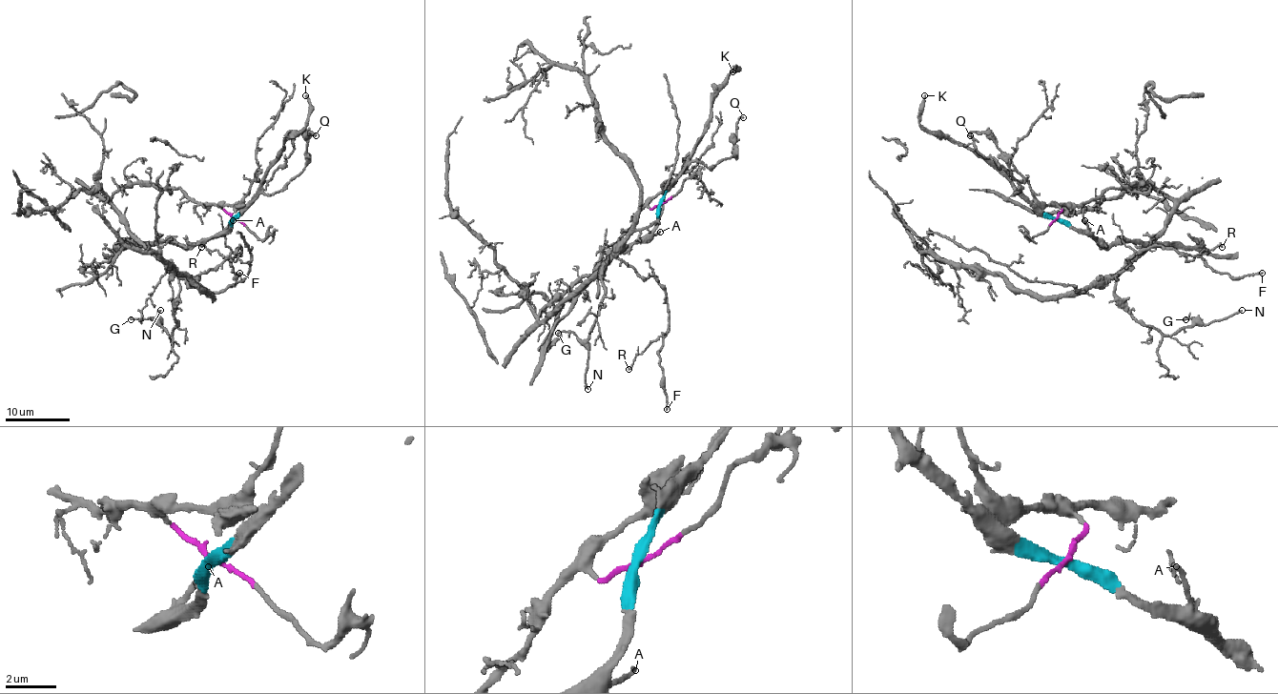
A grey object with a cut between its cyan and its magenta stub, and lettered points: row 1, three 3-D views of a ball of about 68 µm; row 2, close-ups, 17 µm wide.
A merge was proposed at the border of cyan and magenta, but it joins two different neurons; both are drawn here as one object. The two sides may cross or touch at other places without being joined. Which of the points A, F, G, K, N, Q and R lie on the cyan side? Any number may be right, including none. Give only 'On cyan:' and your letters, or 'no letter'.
On cyan: A, K, Q

